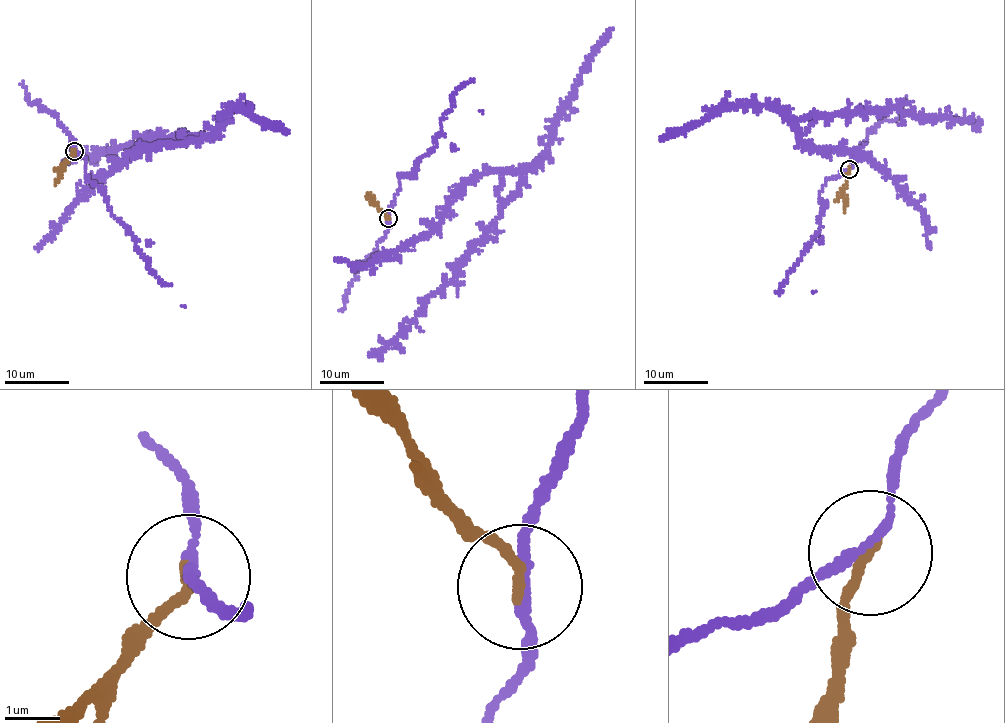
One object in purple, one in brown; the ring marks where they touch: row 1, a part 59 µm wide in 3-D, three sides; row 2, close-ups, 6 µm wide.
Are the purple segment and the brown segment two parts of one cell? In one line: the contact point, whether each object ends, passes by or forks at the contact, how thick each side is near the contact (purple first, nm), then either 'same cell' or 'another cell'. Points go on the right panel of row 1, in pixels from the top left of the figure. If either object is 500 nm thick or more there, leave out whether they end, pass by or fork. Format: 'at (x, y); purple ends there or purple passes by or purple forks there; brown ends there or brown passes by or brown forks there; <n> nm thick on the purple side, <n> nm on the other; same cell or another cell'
at (849, 169); purple passes by; brown ends there; 170 nm thick on the purple side, 180 nm on the other; another cell

